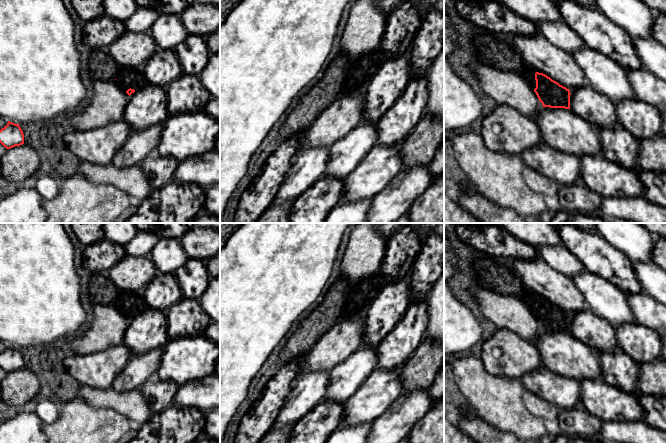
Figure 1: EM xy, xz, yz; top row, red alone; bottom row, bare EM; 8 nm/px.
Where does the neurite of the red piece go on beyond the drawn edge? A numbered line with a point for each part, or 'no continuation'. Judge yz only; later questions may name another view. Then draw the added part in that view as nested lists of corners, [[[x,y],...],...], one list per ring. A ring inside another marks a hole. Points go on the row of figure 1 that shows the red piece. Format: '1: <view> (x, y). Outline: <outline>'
1: yz (529, 74). Outline: [[[528,66],[525,71],[519,73],[527,80],[533,90],[536,88],[535,73],[536,71],[533,70],[530,66]]]

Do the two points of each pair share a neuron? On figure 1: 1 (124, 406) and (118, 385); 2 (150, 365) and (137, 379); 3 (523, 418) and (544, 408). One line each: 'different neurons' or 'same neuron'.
1: different neurons
2: same neuron
3: different neurons

